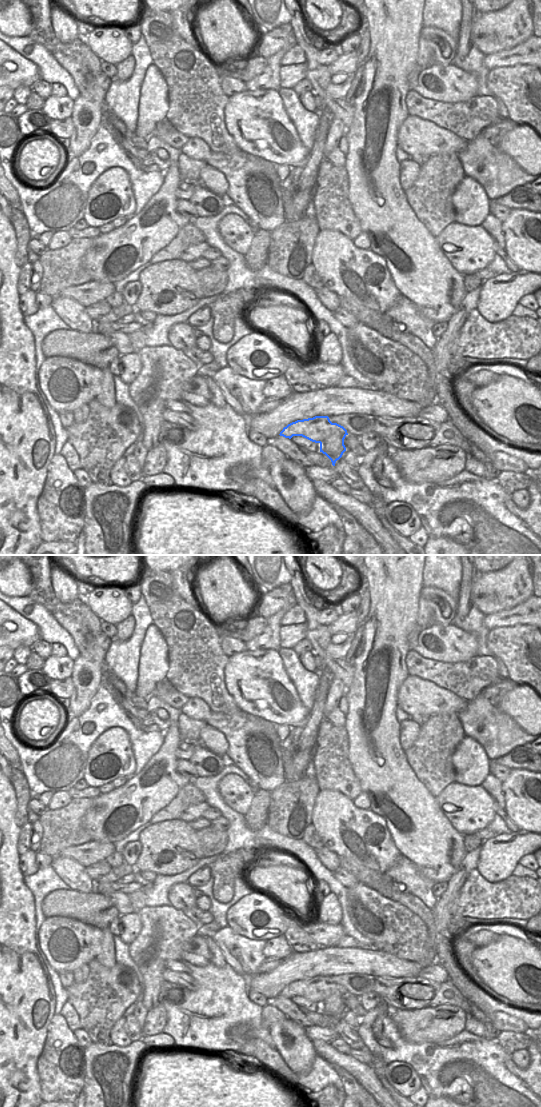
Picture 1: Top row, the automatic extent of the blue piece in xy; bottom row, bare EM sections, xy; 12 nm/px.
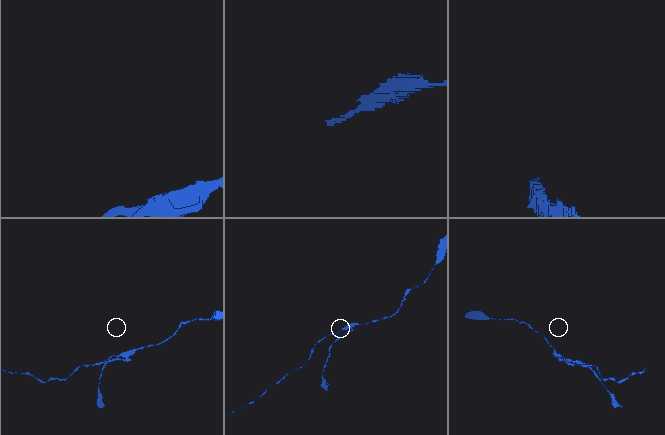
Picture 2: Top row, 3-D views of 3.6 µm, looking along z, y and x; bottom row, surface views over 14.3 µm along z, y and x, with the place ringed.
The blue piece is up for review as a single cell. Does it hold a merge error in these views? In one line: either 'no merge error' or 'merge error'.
merge error

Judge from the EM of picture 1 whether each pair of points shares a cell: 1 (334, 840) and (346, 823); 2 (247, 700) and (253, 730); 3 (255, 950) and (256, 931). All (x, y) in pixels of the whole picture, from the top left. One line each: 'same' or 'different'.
1: same
2: different
3: different

